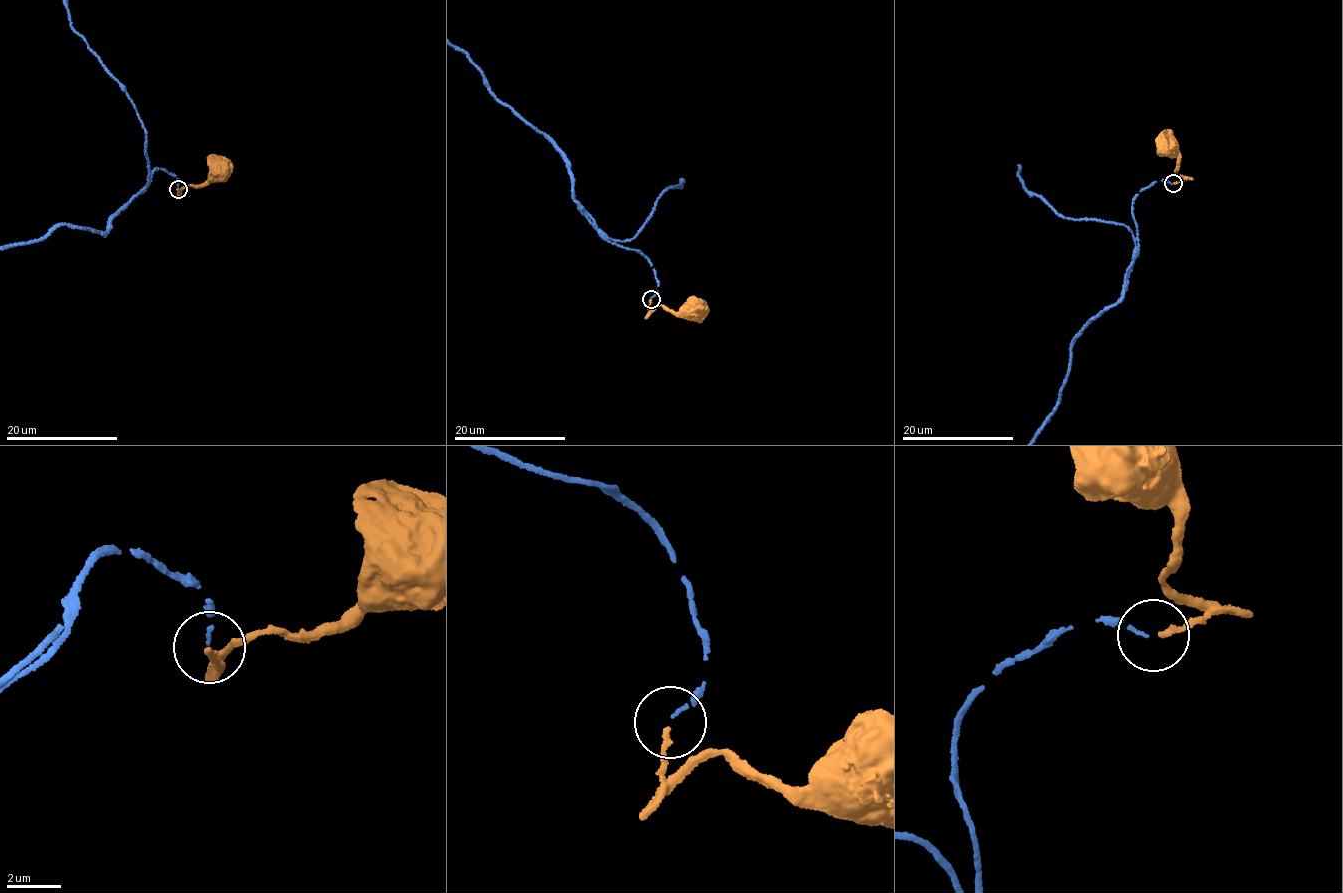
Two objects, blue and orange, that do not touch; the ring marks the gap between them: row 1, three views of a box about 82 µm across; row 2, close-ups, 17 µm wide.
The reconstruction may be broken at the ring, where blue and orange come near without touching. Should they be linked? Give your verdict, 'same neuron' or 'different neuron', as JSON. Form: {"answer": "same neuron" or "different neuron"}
{"answer": "same neuron"}

